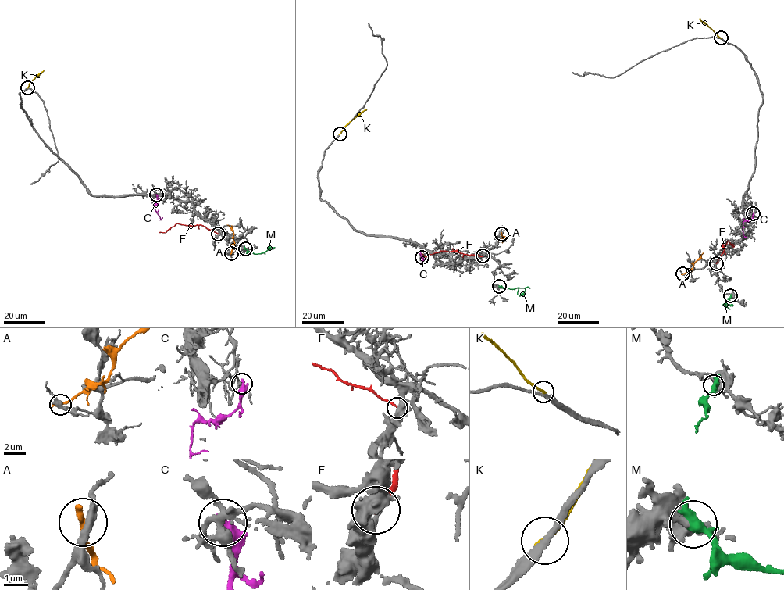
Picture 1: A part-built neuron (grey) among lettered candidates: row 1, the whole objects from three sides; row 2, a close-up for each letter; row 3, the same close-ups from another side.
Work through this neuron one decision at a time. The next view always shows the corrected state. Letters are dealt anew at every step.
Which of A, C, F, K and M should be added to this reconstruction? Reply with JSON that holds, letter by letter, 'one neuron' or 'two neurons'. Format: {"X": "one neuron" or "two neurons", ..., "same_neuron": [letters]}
{"A": "two neurons", "C": "two neurons", "F": "two neurons", "K": "one neuron", "M": "two neurons", "same_neuron": ["K"]}

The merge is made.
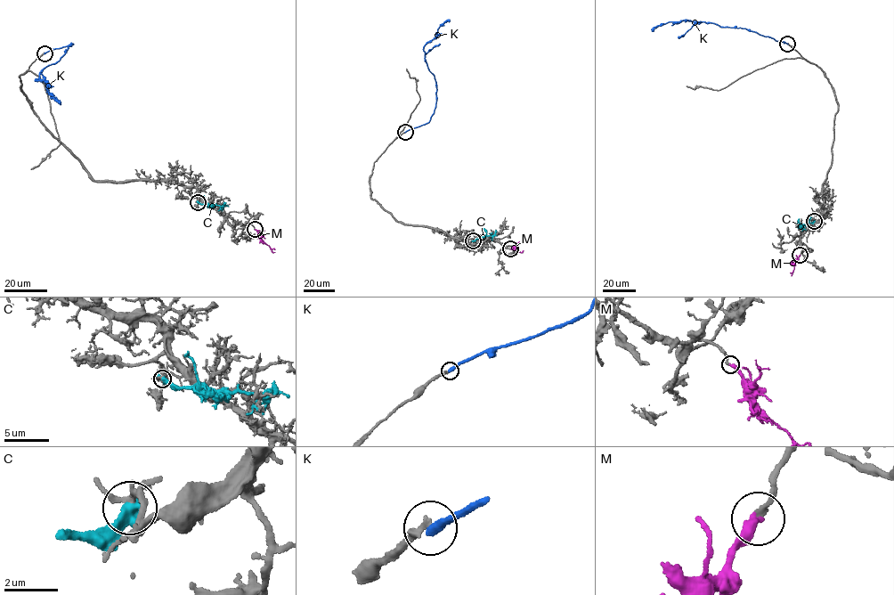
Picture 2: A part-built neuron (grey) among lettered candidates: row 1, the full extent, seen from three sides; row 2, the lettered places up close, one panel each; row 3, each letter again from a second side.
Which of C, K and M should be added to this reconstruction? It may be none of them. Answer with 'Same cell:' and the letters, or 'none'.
Same cell: M

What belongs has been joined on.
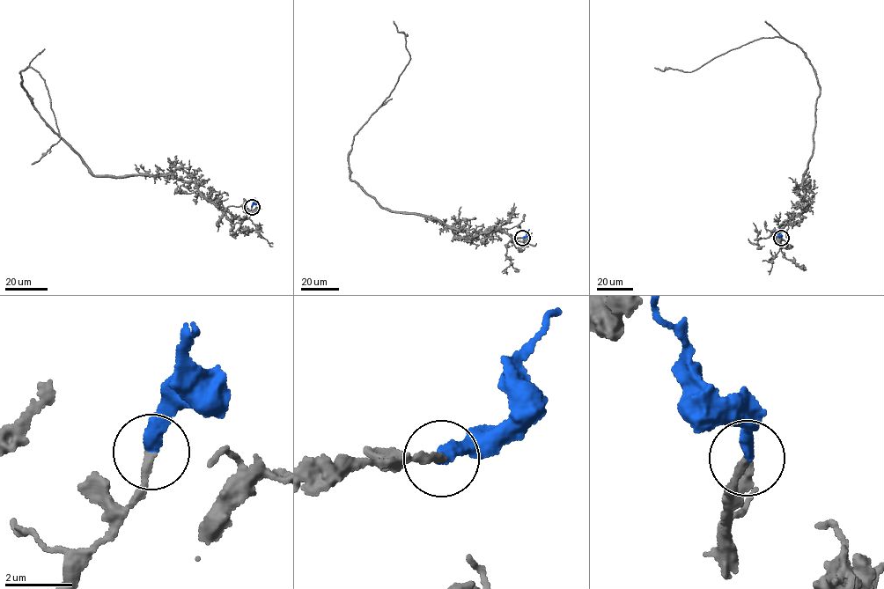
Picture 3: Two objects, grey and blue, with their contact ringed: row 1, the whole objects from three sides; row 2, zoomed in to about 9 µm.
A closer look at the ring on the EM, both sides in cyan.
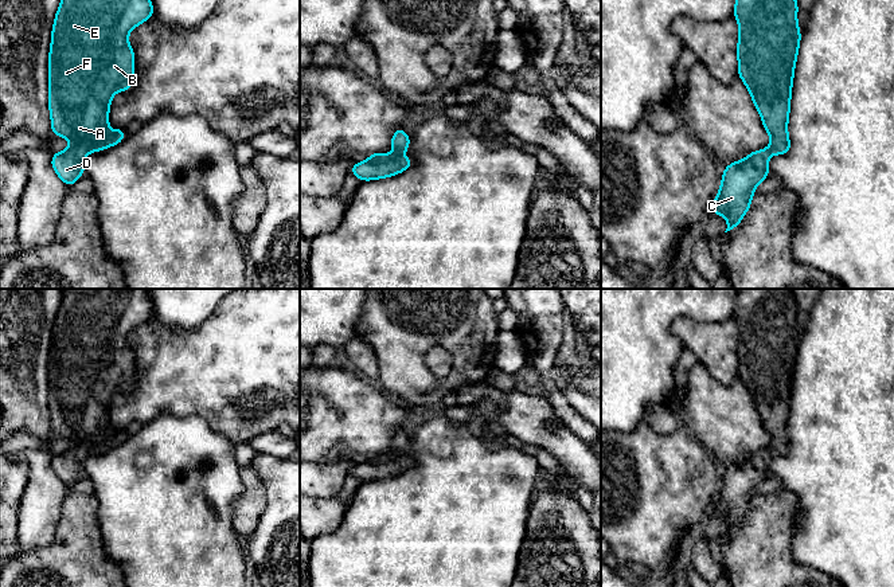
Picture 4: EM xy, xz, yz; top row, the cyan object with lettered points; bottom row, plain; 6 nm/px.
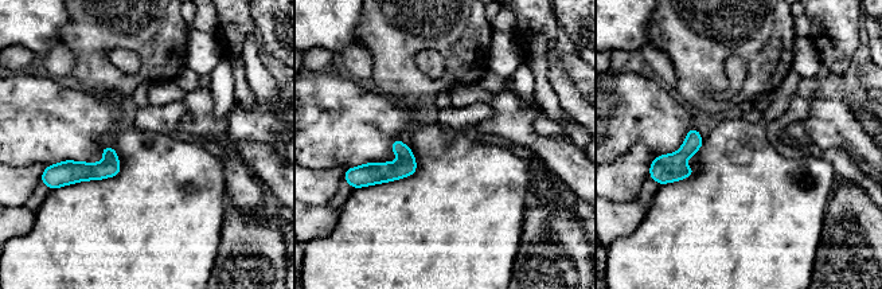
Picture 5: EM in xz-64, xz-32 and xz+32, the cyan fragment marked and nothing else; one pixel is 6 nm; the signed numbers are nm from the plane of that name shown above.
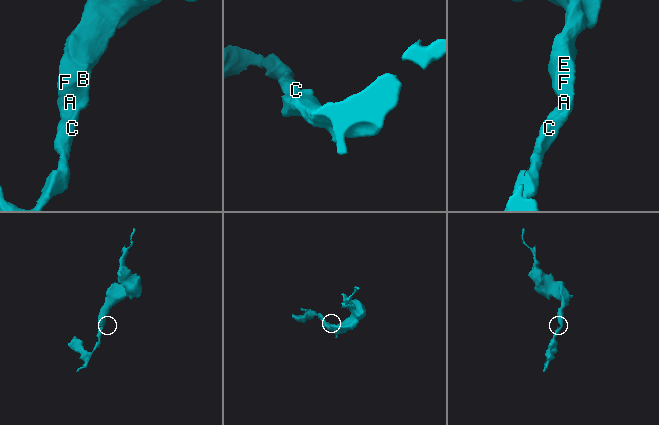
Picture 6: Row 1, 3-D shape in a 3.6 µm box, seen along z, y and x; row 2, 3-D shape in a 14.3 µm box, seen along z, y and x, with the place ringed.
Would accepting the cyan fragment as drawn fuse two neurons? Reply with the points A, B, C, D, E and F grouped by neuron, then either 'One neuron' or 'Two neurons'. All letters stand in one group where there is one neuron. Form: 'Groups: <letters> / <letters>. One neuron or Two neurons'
Groups: A B C D E F. One neuron

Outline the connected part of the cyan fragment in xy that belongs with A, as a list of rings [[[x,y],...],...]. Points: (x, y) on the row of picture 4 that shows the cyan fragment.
[[[62,0],[54,19],[51,48],[48,54],[48,109],[51,132],[67,138],[73,145],[54,153],[51,165],[58,177],[70,188],[83,173],[83,161],[89,152],[98,152],[120,144],[124,129],[109,128],[109,107],[116,91],[128,91],[133,85],[134,52],[128,42],[129,32],[153,16],[151,0]]]

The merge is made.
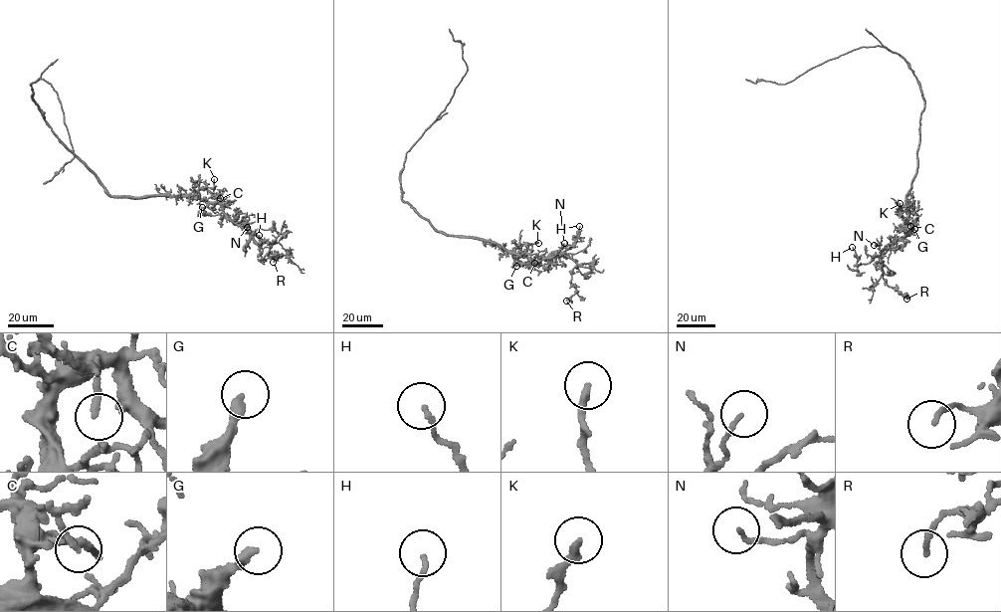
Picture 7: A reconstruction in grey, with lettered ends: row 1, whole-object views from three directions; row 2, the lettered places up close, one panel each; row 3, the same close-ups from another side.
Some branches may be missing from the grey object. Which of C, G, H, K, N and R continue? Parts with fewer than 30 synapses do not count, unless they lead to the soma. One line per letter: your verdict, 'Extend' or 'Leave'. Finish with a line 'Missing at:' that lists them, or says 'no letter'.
C: Leave
G: Leave
H: Leave
K: Leave
N: Leave
R: Leave
Missing at: no letter

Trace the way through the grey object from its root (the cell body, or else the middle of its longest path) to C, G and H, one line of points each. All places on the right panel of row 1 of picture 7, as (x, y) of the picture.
C: (919, 125), (915, 175), (904, 205), (907, 214), (905, 225), (910, 223), (910, 226)
G: (919, 125), (915, 175), (904, 205), (907, 214), (904, 237), (914, 229)
H: (919, 125), (915, 175), (904, 205), (907, 214), (905, 235), (882, 255), (865, 264), (857, 265), (852, 247)

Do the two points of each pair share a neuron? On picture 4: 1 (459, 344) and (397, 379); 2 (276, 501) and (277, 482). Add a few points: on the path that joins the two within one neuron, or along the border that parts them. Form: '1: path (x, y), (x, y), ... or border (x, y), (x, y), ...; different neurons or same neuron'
1: path (441, 340), (428, 340), (406, 362); same neuron
2: path (277, 497), (277, 486); same neuron

